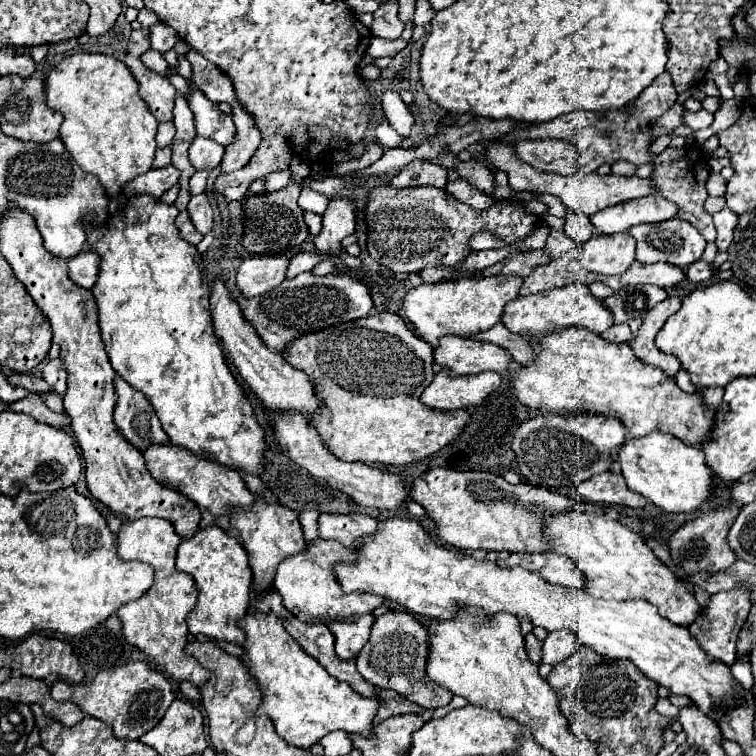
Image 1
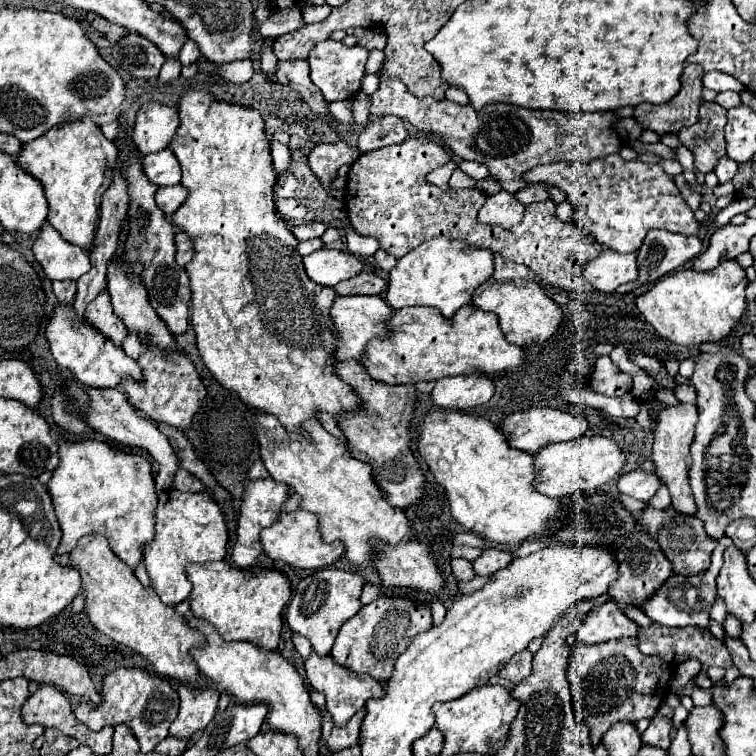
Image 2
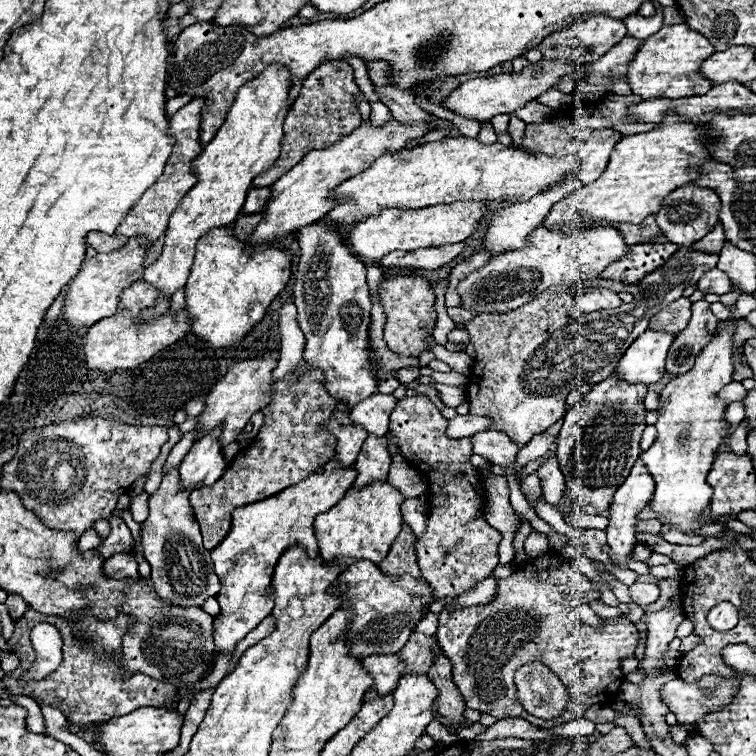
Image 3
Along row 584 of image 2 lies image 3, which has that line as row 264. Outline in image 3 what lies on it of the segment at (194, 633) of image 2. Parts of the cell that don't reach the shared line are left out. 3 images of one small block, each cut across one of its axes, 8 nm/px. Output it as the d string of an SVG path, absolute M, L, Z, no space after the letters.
M138 236L138 238L130 238L128 244L120 250L96 254L94 258L86 260L82 264L80 272L76 274L76 278L72 280L66 300L64 300L62 318L66 320L66 324L78 326L78 328L90 328L98 320L114 316L122 290L128 288L130 284L138 282L144 276L144 258L146 258L148 250L150 250L148 238Z

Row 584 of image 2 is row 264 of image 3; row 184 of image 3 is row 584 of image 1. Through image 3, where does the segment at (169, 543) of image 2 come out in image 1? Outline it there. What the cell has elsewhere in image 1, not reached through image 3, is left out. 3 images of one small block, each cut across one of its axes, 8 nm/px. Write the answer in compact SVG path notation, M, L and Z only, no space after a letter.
M218 526L198 528L190 538L184 538L176 552L176 570L188 572L198 588L198 604L188 614L188 630L206 638L242 644L244 632L238 628L238 620L250 604L252 570L242 544L228 536Z

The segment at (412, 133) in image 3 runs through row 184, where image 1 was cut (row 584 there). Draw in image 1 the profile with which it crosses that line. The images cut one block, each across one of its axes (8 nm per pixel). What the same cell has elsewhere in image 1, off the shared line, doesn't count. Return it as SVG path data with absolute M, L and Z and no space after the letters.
M322 538L312 544L306 544L304 552L284 558L278 564L276 576L274 576L274 588L280 592L284 608L308 624L326 624L328 620L354 622L358 620L358 616L378 608L382 604L380 596L366 594L366 592L346 594L340 588L334 576L334 564L338 560L354 562L354 552L344 548L336 540L322 540Z

